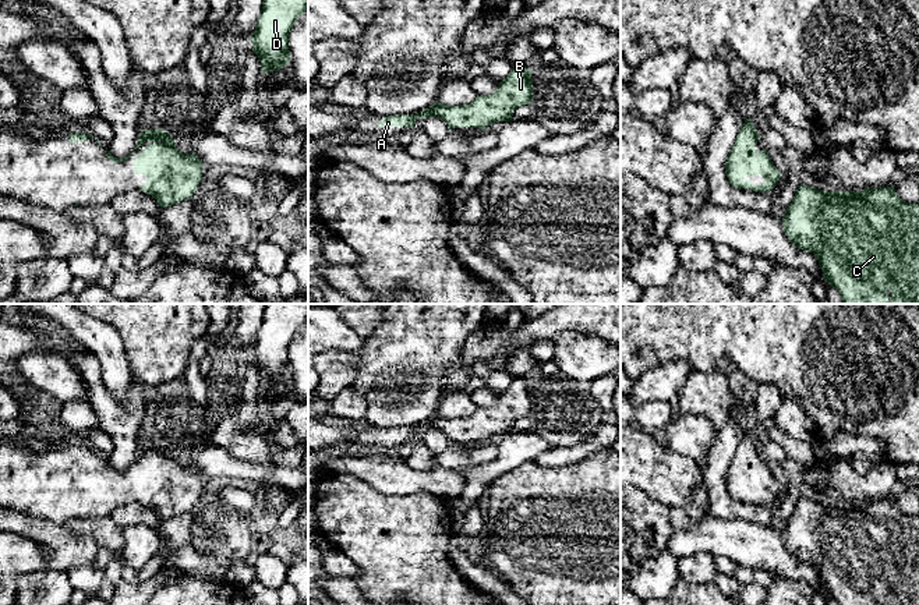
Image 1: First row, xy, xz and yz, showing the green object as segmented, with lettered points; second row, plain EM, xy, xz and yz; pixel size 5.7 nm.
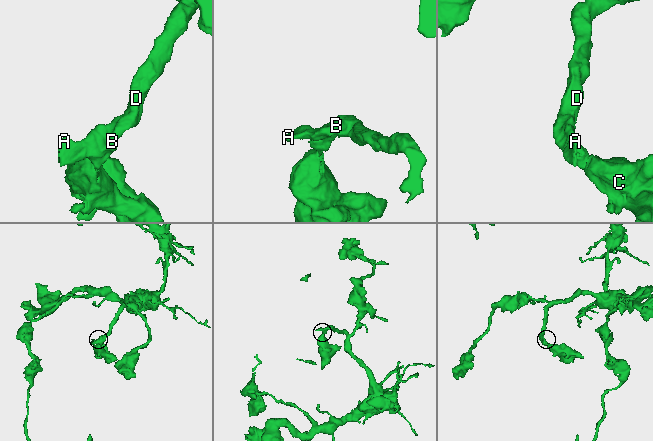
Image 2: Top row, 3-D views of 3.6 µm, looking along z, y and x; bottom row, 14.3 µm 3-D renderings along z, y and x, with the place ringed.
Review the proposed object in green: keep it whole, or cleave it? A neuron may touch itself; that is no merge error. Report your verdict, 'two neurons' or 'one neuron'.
one neuron

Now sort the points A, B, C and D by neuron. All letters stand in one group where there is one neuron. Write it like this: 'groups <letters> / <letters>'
groups A B C D

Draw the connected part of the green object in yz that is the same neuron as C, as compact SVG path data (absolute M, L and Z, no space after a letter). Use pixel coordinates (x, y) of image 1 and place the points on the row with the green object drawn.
M800 184L782 226L793 245L817 256L824 280L840 291L842 304L919 304L919 202L904 202L893 187L837 192Z

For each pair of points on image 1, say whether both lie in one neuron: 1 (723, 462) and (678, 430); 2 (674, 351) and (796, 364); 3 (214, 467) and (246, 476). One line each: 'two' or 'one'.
1: two
2: one
3: one

